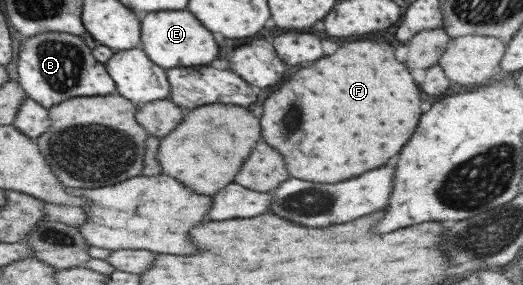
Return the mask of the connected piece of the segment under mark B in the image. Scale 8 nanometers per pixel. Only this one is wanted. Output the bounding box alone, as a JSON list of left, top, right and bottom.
[16,32,115,109]

